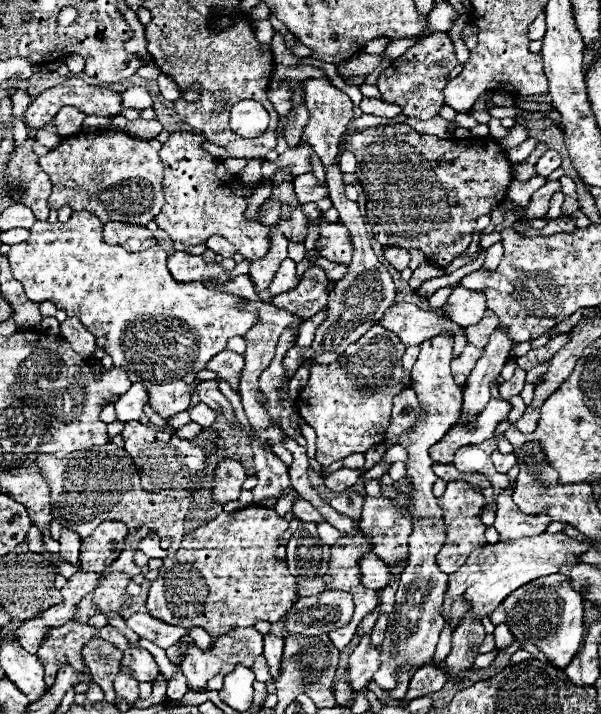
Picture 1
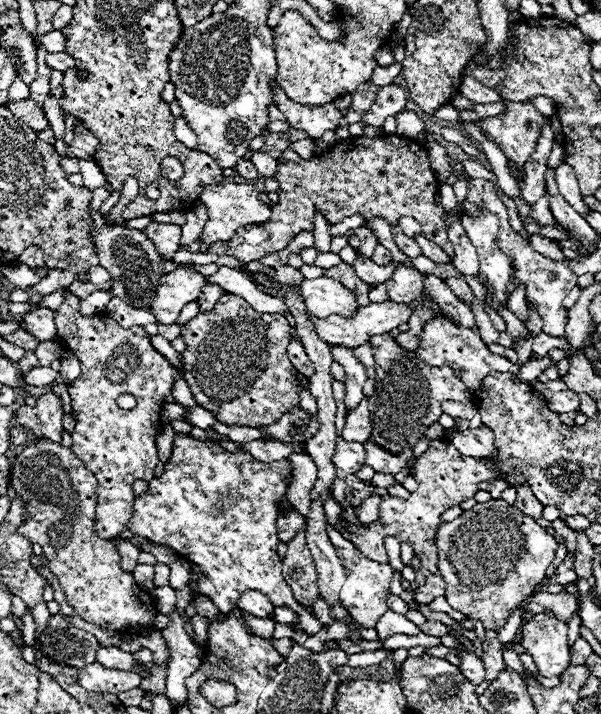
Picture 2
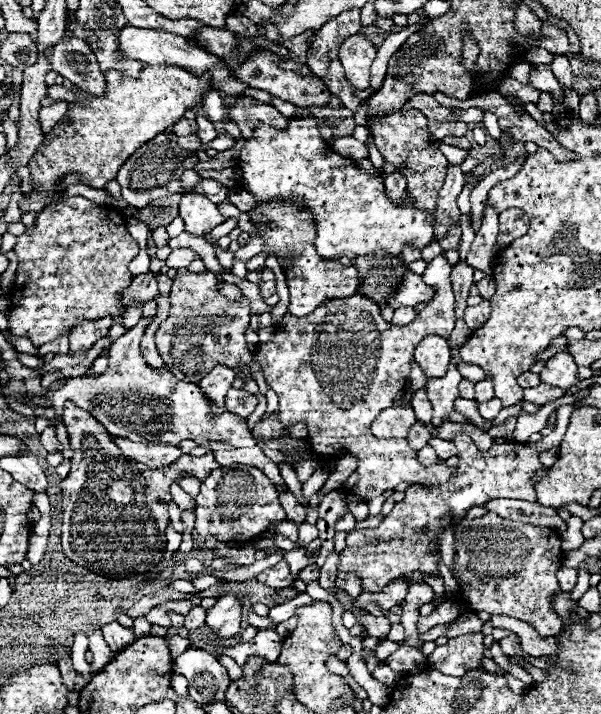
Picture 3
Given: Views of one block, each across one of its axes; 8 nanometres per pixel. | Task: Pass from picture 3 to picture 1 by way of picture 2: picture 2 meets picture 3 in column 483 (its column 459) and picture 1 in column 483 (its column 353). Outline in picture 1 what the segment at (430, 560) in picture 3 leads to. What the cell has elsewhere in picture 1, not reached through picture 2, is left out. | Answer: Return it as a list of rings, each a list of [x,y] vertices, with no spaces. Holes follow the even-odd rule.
[[[454,480],[454,482],[448,482],[444,494],[438,498],[438,506],[444,512],[446,542],[444,542],[442,550],[438,552],[436,560],[438,560],[438,566],[442,572],[452,574],[464,564],[464,560],[468,558],[468,552],[472,552],[472,548],[478,548],[480,544],[486,542],[484,540],[486,526],[482,524],[482,520],[478,516],[484,506],[484,496],[482,496],[482,490],[474,490],[472,484],[468,484],[464,480]]]

